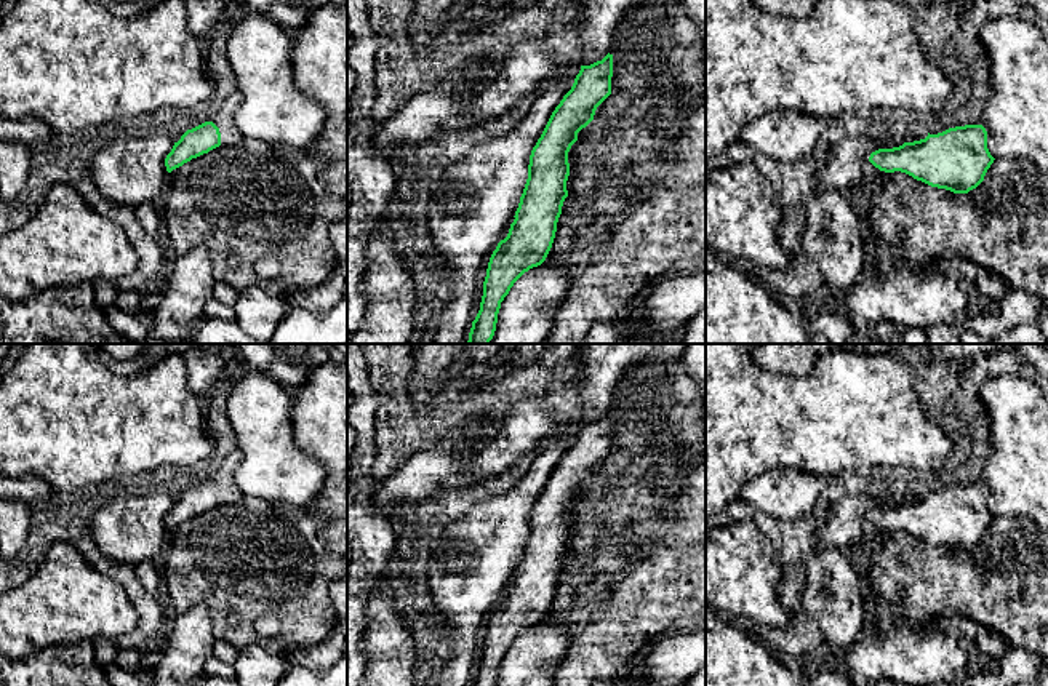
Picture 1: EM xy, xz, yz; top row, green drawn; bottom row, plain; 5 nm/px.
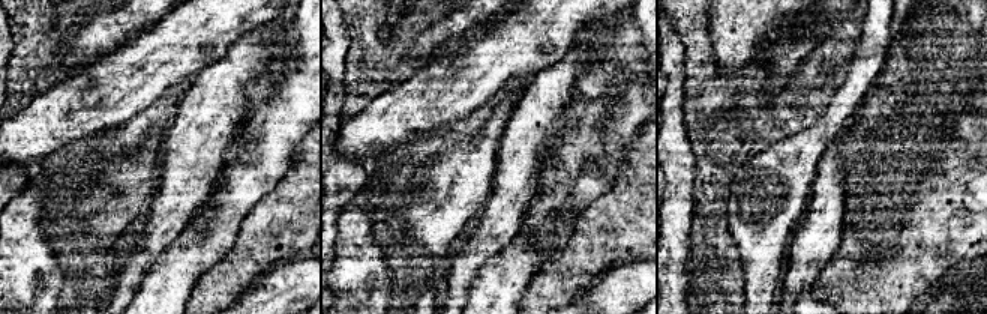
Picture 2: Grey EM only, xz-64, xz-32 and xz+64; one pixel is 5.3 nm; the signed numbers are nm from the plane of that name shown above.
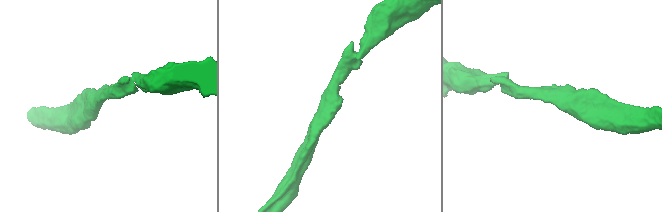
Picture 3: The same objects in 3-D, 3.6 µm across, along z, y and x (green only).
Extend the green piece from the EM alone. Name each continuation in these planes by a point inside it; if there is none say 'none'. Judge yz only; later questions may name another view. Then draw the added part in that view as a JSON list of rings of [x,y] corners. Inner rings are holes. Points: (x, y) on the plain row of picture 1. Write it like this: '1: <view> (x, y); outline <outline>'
none

